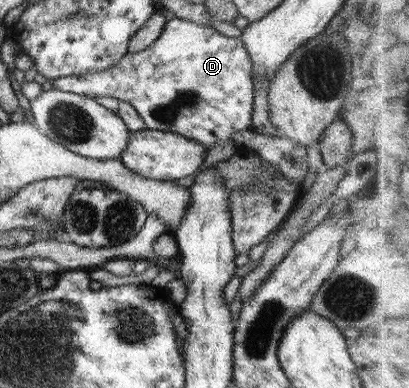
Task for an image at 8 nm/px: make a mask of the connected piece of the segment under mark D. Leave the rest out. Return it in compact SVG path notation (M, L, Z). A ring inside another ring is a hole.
M181 18L165 22L162 35L146 49L127 53L108 70L87 72L78 76L49 79L53 88L90 98L111 96L129 102L141 114L146 129L170 131L197 140L210 150L220 140L233 140L233 134L252 129L253 62L240 38L229 38L210 26L194 24Z

